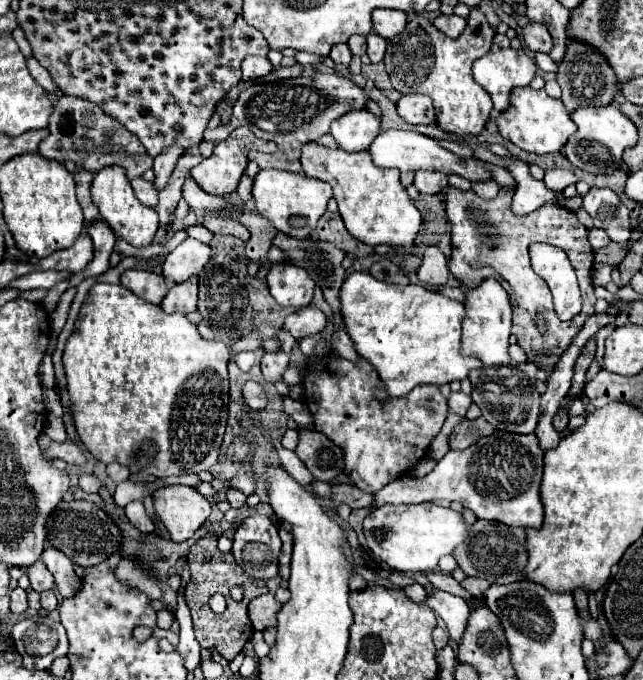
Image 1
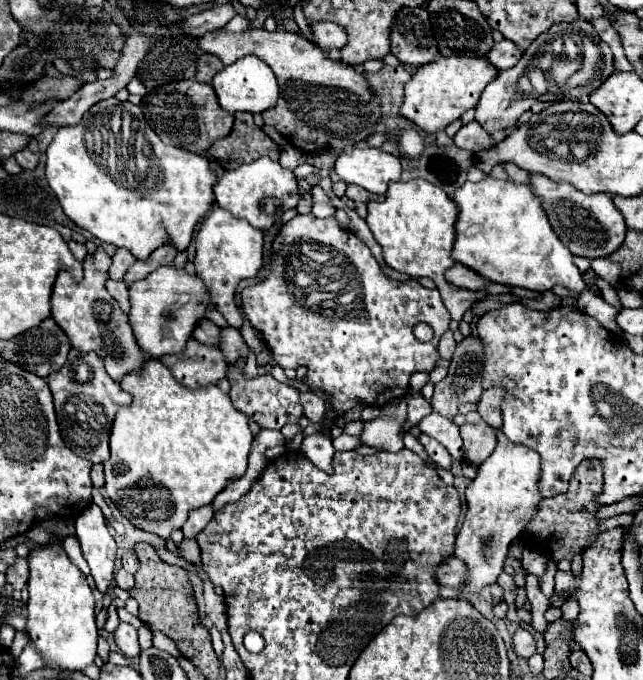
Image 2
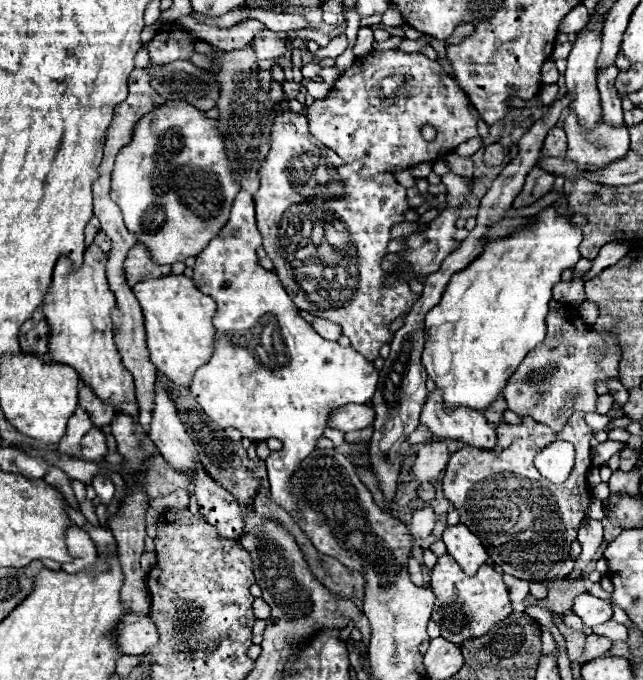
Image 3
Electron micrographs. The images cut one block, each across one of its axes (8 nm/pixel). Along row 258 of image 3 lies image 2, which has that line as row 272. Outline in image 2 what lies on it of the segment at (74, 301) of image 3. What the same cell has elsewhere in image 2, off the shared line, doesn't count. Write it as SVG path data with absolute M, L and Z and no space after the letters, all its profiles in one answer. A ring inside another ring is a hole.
M98 248L94 254L88 254L82 262L84 266L84 278L76 282L70 272L60 270L54 292L52 292L52 318L70 338L70 344L82 352L94 350L104 360L104 366L108 374L116 380L120 380L124 374L140 368L144 364L144 354L140 346L134 340L132 328L128 324L128 316L120 310L118 302L108 294L106 280L108 280L108 268L112 264L112 258Z

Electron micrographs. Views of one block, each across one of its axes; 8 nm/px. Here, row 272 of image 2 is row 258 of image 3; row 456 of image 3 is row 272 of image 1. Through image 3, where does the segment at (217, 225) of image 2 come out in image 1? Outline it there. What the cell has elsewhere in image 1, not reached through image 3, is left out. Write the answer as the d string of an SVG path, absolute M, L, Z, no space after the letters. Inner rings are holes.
M276 262L270 266L268 288L272 298L282 306L304 308L314 296L314 282L308 272L288 262Z

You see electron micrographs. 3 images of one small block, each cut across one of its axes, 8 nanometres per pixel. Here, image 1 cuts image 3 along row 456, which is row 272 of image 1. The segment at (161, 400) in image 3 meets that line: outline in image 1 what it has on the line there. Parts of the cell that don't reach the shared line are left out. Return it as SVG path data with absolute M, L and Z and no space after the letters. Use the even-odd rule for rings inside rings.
M186 238L180 246L176 246L162 266L164 278L170 282L186 282L190 276L200 274L200 270L212 258L212 250L208 244L202 244L194 238Z

